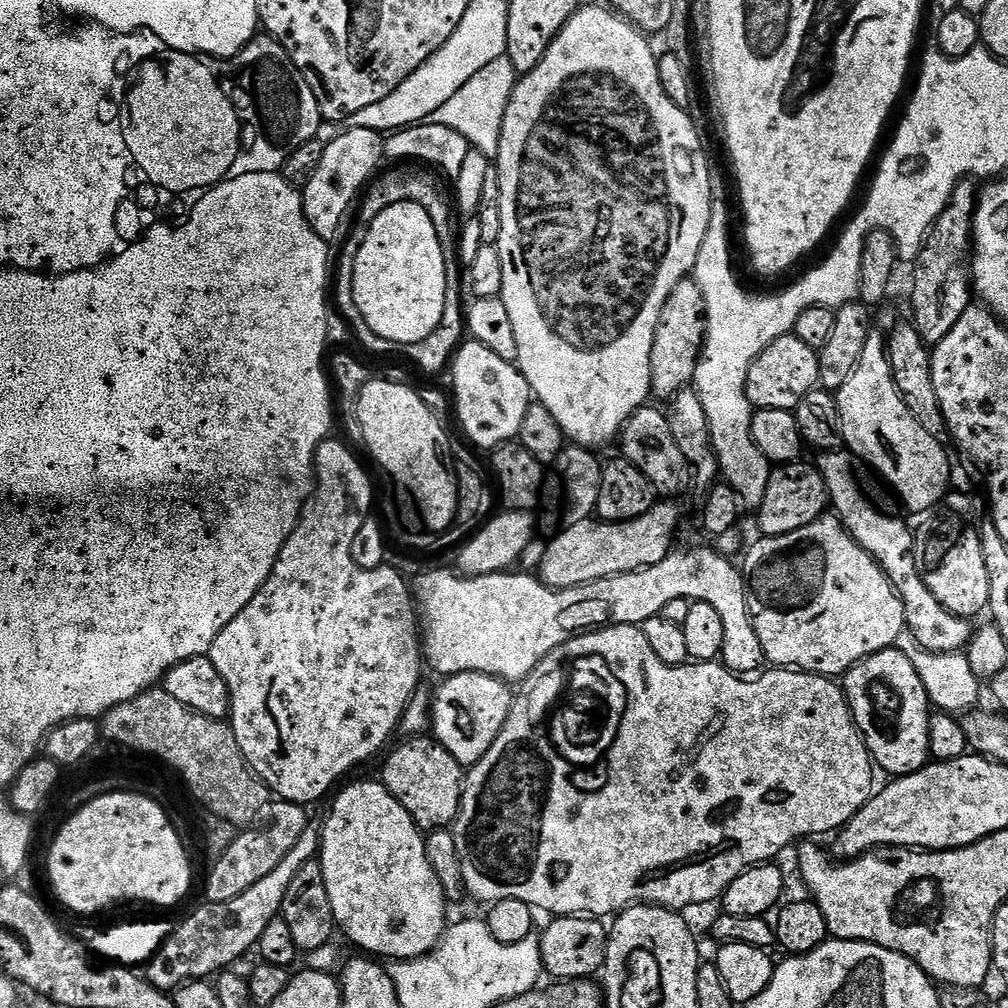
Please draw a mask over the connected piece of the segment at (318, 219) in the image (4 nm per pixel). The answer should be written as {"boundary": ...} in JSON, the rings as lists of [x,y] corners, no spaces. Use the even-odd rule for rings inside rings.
{"boundary":[[[348,128],[341,136],[334,137],[332,141],[329,139],[325,143],[322,162],[318,162],[314,178],[310,178],[308,185],[302,189],[304,213],[318,238],[332,242],[332,239],[339,234],[352,203],[354,208],[358,197],[365,191],[364,183],[375,174],[376,167],[384,155],[385,141],[381,133],[374,130]]]}

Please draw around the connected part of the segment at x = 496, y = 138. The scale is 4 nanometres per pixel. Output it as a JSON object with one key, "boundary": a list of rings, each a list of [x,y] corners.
{"boundary":[[[507,55],[500,56],[490,66],[478,70],[454,98],[450,98],[448,104],[442,105],[438,113],[439,123],[453,128],[462,134],[475,151],[486,154],[490,158],[495,158],[500,145],[500,135],[502,134],[502,122],[508,109],[508,98],[516,88],[518,74],[514,66],[507,58]]]}

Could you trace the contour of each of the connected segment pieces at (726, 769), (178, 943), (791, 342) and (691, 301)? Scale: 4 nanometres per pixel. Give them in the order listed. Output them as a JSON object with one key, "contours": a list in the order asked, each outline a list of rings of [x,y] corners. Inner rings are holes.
{"contours":[[[[635,624],[600,626],[595,630],[573,635],[565,644],[558,646],[554,650],[550,650],[546,654],[546,658],[542,662],[542,668],[543,671],[559,675],[562,674],[560,672],[560,664],[566,664],[566,672],[570,672],[574,676],[576,684],[580,686],[580,689],[584,693],[590,693],[590,700],[586,700],[584,709],[586,709],[586,715],[598,730],[594,730],[588,738],[584,738],[584,742],[580,742],[580,738],[564,738],[564,732],[560,732],[560,746],[550,744],[548,740],[544,740],[544,728],[536,728],[536,720],[530,720],[530,716],[526,716],[526,712],[529,711],[526,698],[520,696],[513,699],[512,708],[508,712],[508,717],[504,723],[504,729],[500,731],[498,738],[490,746],[490,750],[486,750],[483,758],[477,764],[473,764],[467,769],[464,792],[460,795],[460,812],[456,815],[455,821],[450,828],[454,834],[454,842],[458,846],[458,862],[462,866],[465,893],[469,897],[473,896],[476,900],[495,902],[505,900],[506,898],[518,898],[518,902],[526,902],[533,910],[539,910],[541,913],[543,913],[542,911],[549,912],[547,915],[552,918],[557,916],[612,918],[623,912],[625,908],[631,908],[633,904],[658,904],[661,908],[670,908],[673,910],[685,910],[684,908],[690,907],[691,904],[708,904],[711,900],[719,901],[730,886],[730,882],[734,882],[734,878],[738,878],[738,874],[742,874],[747,868],[755,868],[758,864],[767,864],[775,861],[777,859],[776,855],[783,848],[790,847],[792,843],[795,845],[805,838],[820,838],[816,836],[822,835],[823,832],[833,831],[832,833],[835,833],[837,830],[843,828],[845,824],[850,822],[850,818],[854,818],[854,814],[858,814],[858,810],[862,810],[862,806],[868,801],[869,796],[873,795],[872,772],[874,773],[874,765],[872,758],[868,755],[868,748],[864,745],[863,736],[856,729],[856,723],[852,717],[848,699],[844,697],[844,689],[835,679],[827,676],[816,676],[813,672],[802,672],[786,668],[768,670],[772,672],[766,673],[765,676],[757,675],[755,678],[745,678],[743,675],[729,672],[723,663],[720,662],[689,662],[687,664],[679,664],[678,666],[666,666],[666,662],[662,662],[662,658],[658,658],[658,654],[654,654],[654,649],[651,648],[650,642],[646,642],[646,634],[643,627]],[[612,736],[620,736],[620,743],[612,742]]],[[[310,822],[302,832],[302,837],[298,838],[298,844],[282,858],[277,869],[267,874],[257,885],[250,886],[245,893],[230,899],[229,902],[201,903],[200,908],[173,929],[160,951],[147,963],[144,975],[148,981],[156,989],[172,992],[181,984],[207,979],[231,967],[240,956],[250,948],[252,950],[268,924],[279,917],[287,887],[294,880],[294,875],[298,874],[306,862],[317,857],[321,831],[319,823]]],[[[794,334],[780,336],[754,362],[748,371],[744,396],[751,402],[753,409],[786,410],[792,412],[820,383],[820,354],[817,349],[806,346]]],[[[695,279],[683,280],[674,288],[666,306],[662,306],[662,318],[658,330],[654,330],[654,346],[650,350],[650,374],[652,375],[652,396],[655,399],[671,401],[679,392],[695,381],[696,367],[700,353],[704,351],[706,335],[706,302]]]]}

